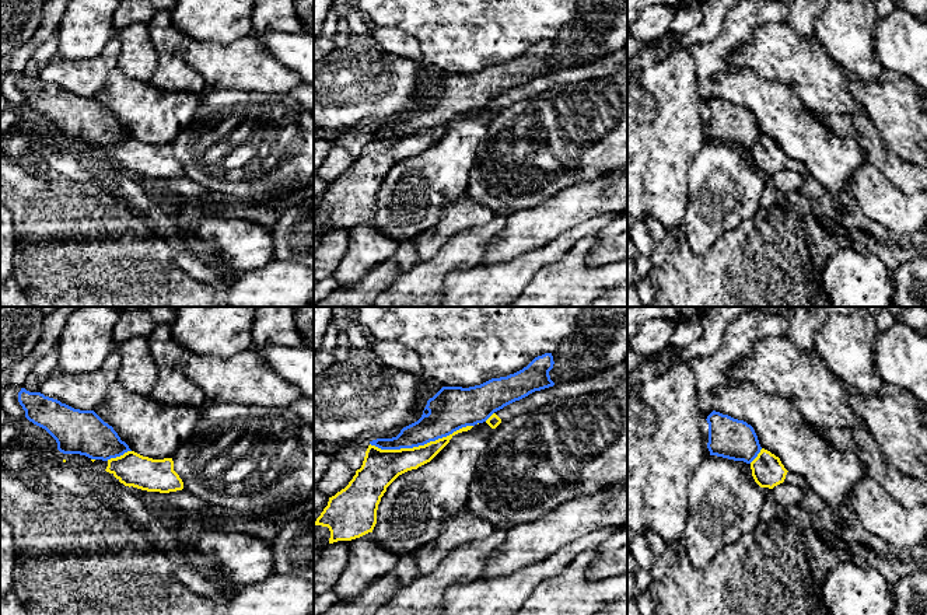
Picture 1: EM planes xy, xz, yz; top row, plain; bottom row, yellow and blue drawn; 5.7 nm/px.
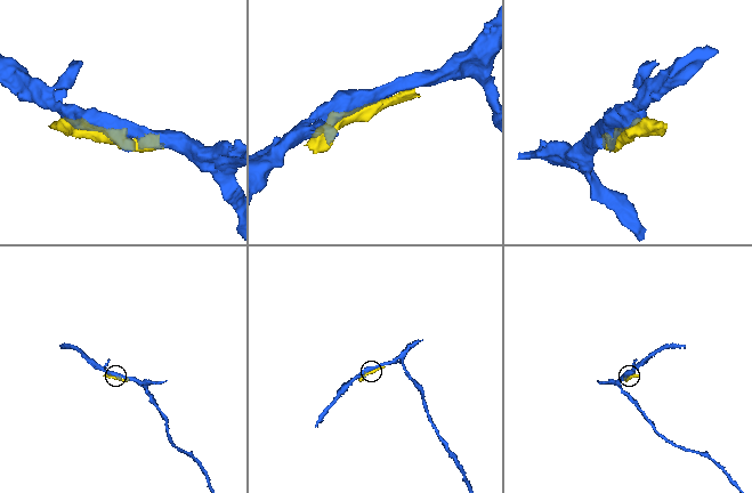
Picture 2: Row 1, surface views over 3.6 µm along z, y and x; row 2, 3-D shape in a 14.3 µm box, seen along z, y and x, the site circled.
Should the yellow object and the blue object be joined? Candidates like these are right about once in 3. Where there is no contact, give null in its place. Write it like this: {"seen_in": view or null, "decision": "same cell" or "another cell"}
{"seen_in": "xz", "decision": "another cell"}

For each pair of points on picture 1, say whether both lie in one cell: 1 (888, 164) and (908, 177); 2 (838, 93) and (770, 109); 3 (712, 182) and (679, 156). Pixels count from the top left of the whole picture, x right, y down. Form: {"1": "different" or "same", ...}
{"1": "same", "2": "different", "3": "different"}

